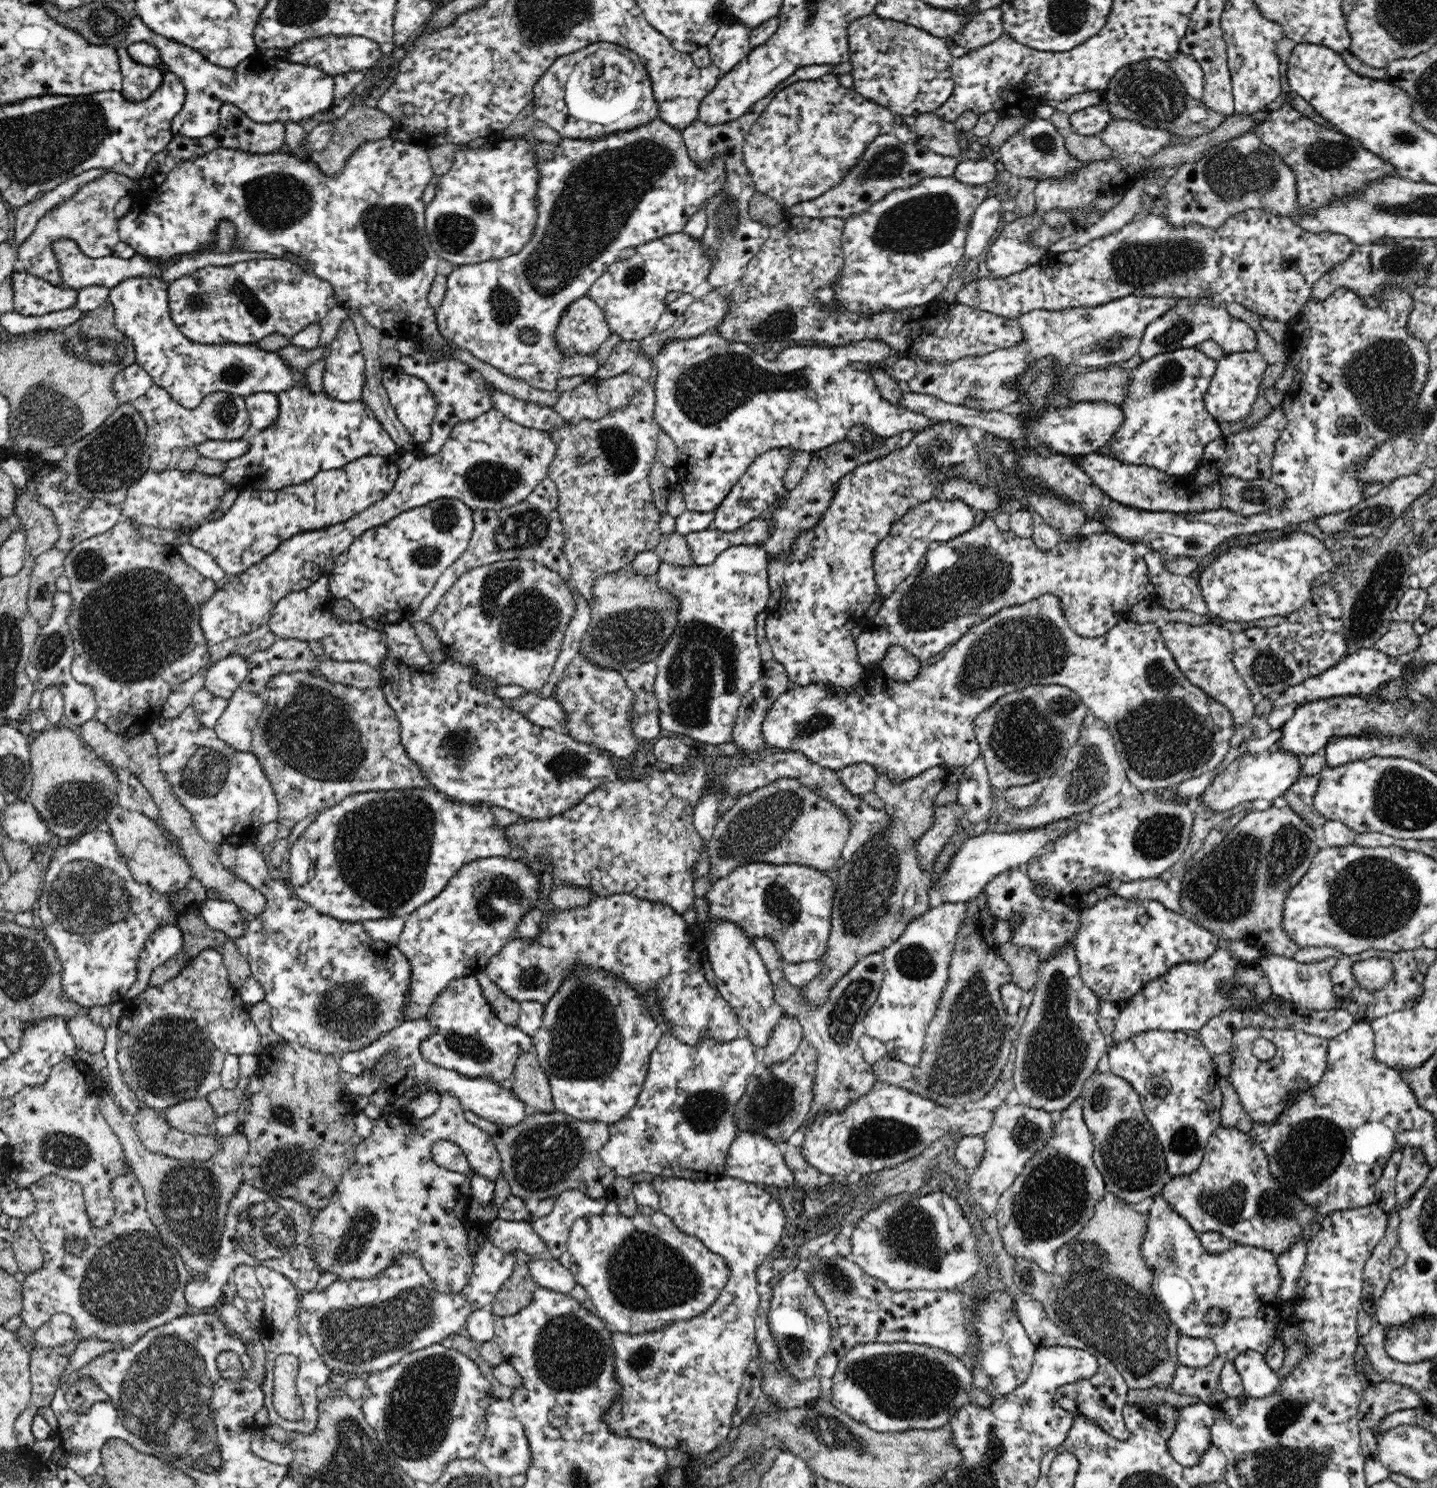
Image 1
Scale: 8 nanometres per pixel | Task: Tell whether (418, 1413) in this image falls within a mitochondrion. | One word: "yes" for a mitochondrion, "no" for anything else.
yes

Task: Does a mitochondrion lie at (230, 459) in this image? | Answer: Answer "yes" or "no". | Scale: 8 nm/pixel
no

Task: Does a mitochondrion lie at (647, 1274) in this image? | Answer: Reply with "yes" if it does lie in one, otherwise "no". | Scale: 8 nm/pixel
yes

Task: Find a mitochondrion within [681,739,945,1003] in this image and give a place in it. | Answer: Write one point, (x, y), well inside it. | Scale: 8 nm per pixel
(868, 894)

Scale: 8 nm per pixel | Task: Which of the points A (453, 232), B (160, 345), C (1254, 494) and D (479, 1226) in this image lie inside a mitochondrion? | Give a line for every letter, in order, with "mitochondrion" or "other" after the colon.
A: mitochondrion
B: other
C: mitochondrion
D: other

